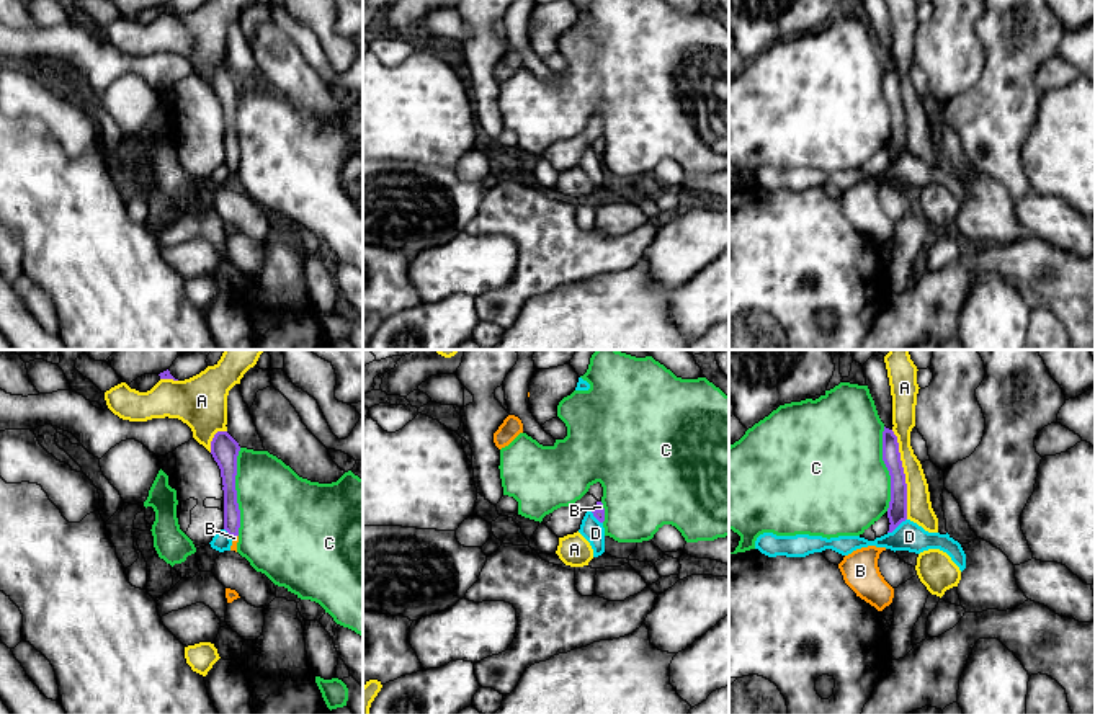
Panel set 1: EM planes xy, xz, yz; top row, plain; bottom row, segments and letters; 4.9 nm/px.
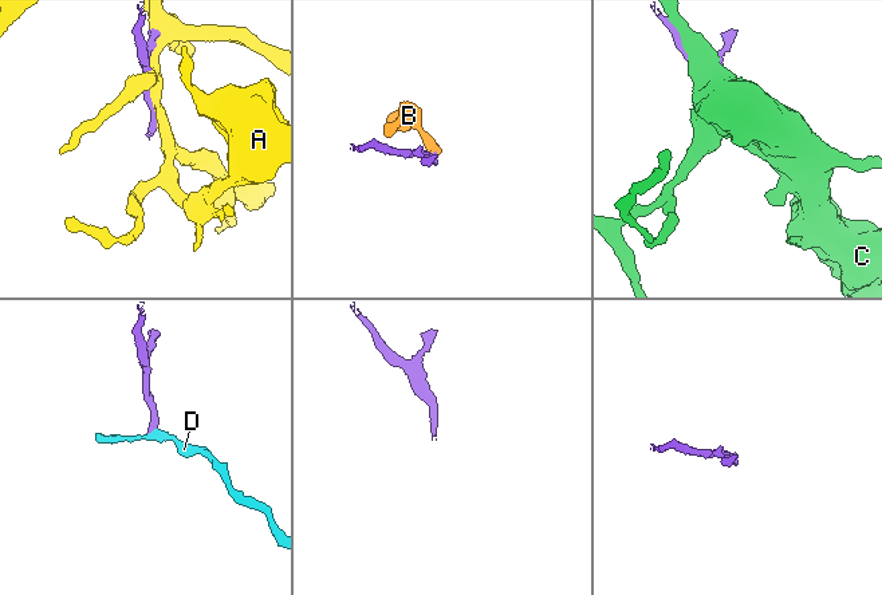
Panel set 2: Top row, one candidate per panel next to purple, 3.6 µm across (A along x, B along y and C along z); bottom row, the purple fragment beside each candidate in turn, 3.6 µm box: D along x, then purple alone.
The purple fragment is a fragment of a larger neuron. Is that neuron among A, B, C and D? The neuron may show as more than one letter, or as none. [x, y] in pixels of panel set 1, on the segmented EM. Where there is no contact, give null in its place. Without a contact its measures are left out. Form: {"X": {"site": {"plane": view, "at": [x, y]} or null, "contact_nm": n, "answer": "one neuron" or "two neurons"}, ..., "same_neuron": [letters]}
{"A": {"site": {"plane": "yz", "at": [904, 474]}, "contact_nm": 440, "answer": "two neurons"}, "B": {"site": {"plane": "xz", "at": [598, 505]}, "contact_nm": 40, "answer": "one neuron"}, "C": {"site": {"plane": "xy", "at": [236, 492]}, "contact_nm": 440, "answer": "two neurons"}, "D": {"site": {"plane": "yz", "at": [896, 526]}, "contact_nm": 120, "answer": "two neurons"}, "same_neuron": ["B"]}

